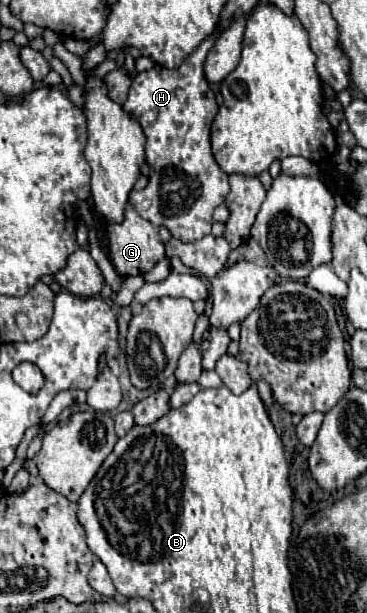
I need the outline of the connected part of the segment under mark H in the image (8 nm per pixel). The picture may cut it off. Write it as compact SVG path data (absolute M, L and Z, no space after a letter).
M219 33L209 35L177 69L167 69L167 67L153 67L149 71L137 73L131 89L129 89L129 97L123 103L123 109L127 113L131 113L143 133L145 133L145 155L147 155L147 165L151 169L149 173L149 185L143 191L133 191L129 195L129 203L135 207L135 211L151 221L153 225L163 225L171 231L171 235L175 239L181 241L197 241L205 235L211 233L211 225L213 225L213 209L219 207L225 201L225 195L229 193L229 175L219 169L213 153L211 153L211 143L209 143L209 135L211 135L211 121L215 119L217 113L217 103L215 103L215 95L209 89L209 83L203 77L203 61L207 51L213 47L215 39L219 37Z

